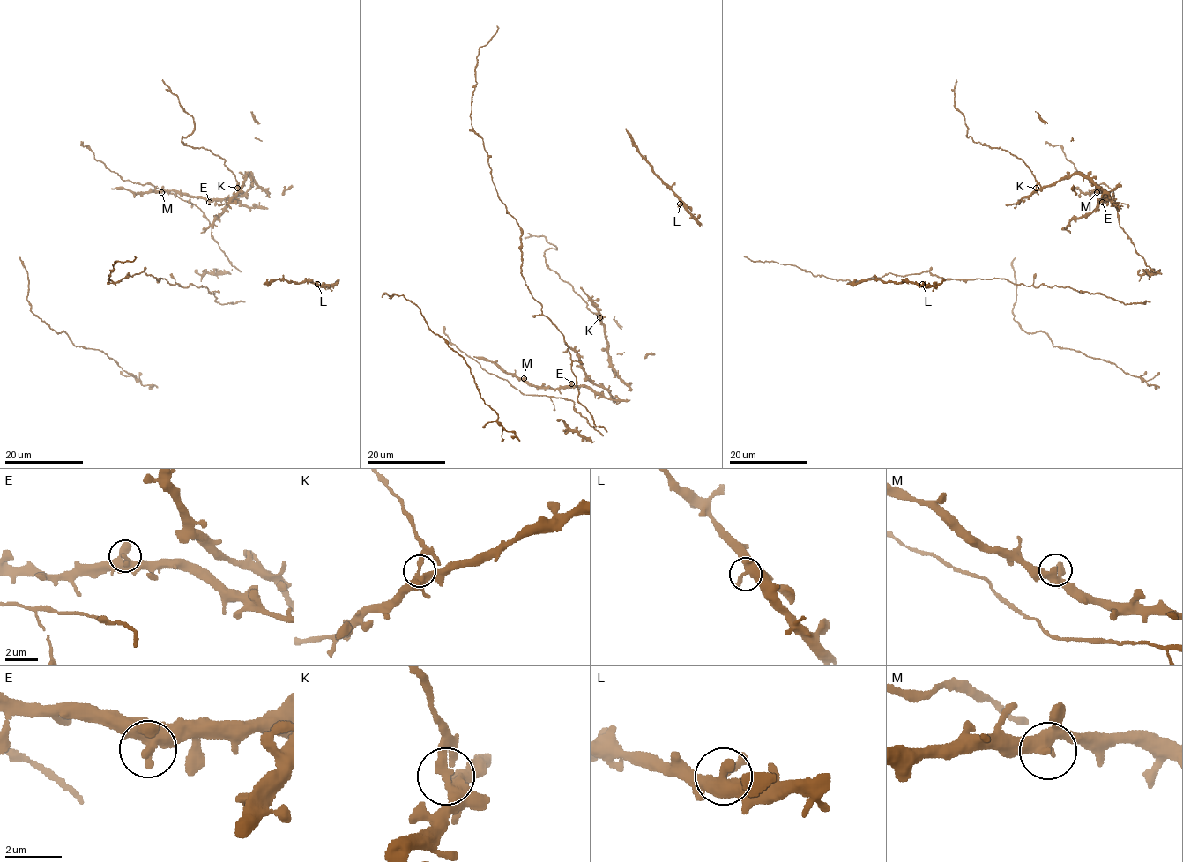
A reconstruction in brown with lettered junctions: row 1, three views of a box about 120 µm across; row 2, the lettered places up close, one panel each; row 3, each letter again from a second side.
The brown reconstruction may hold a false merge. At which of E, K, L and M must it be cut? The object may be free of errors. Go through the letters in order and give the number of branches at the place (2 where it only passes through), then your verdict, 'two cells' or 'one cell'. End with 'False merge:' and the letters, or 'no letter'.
E: 3 branches meet; one cell
K: 3 branches meet; two cells
L: 3 branches meet; one cell
M: 3 branches meet; one cell
False merge: K

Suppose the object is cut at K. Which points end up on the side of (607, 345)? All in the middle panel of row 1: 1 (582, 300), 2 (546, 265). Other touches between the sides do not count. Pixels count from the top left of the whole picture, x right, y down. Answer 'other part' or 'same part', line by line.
1: other part
2: other part

